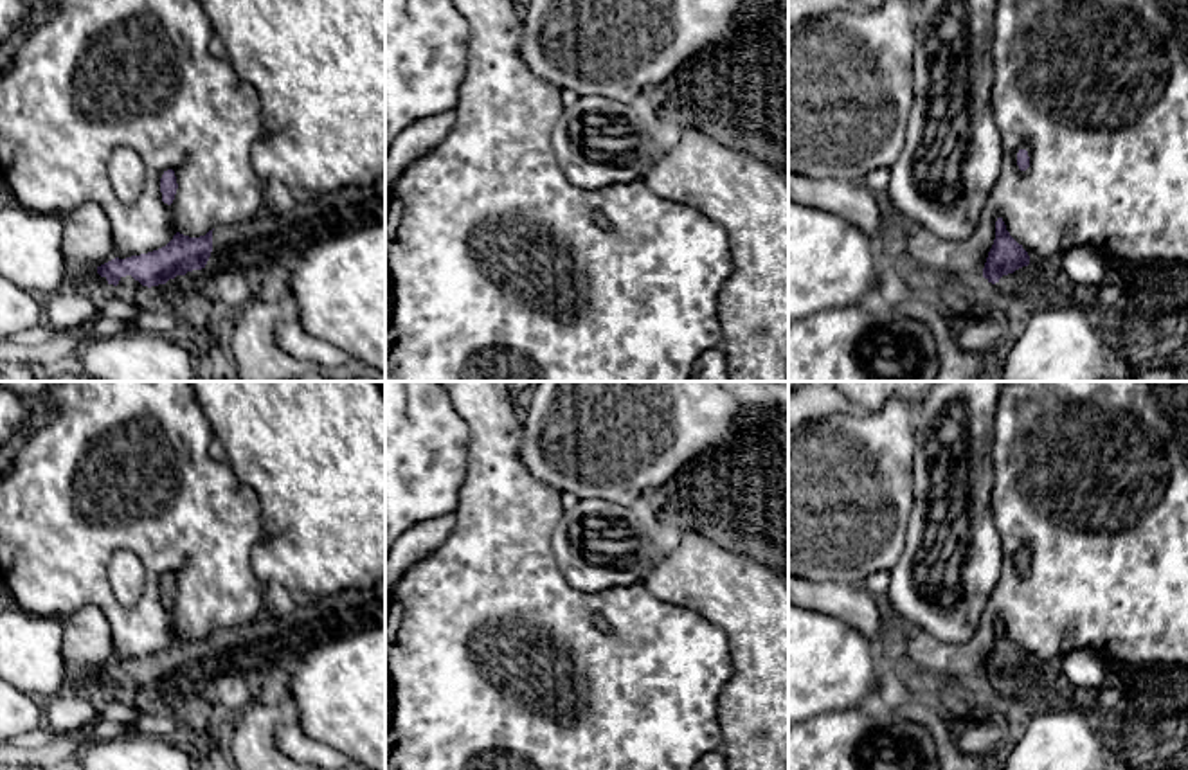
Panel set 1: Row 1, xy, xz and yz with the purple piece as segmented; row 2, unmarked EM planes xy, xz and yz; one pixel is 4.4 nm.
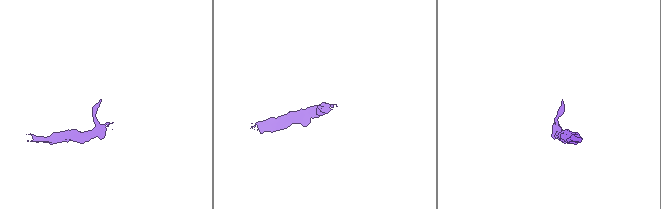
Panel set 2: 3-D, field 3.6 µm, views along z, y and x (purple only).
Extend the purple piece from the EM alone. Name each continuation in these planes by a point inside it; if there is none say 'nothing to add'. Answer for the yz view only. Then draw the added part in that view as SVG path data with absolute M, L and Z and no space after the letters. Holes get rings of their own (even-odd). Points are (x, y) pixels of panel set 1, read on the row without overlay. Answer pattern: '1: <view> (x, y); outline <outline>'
nothing to add

